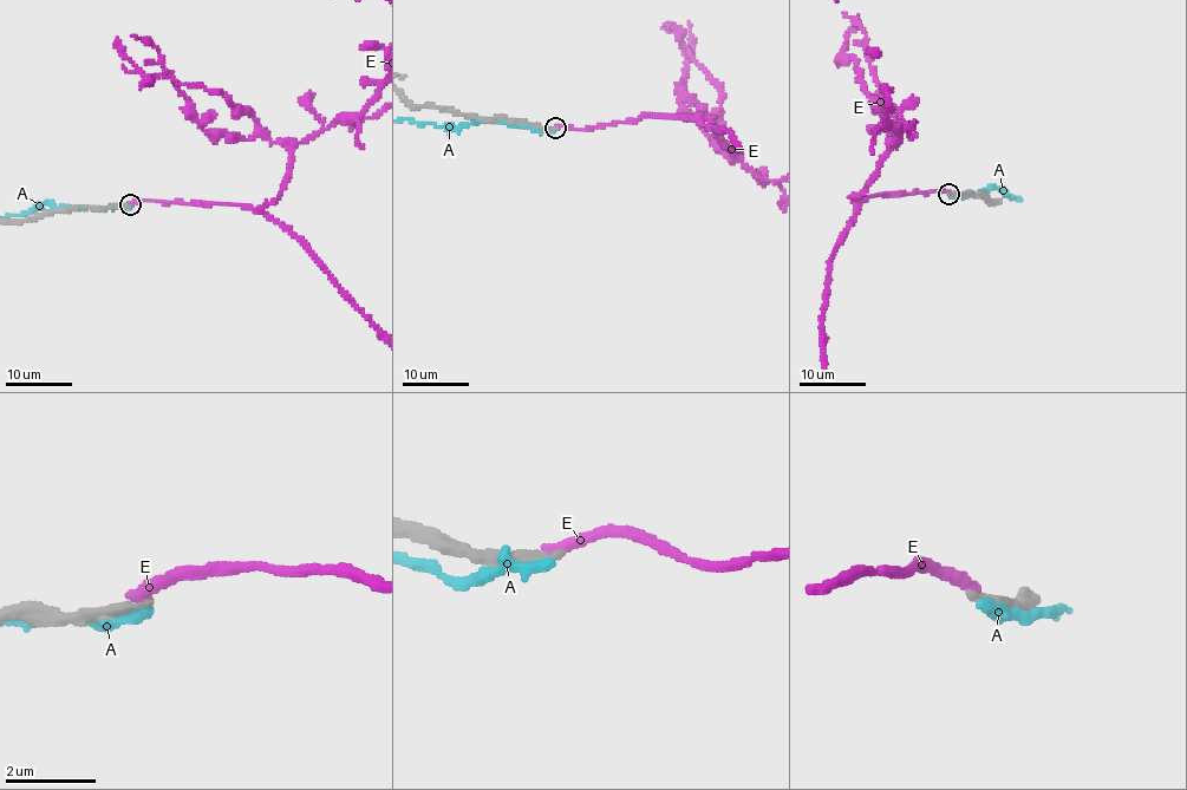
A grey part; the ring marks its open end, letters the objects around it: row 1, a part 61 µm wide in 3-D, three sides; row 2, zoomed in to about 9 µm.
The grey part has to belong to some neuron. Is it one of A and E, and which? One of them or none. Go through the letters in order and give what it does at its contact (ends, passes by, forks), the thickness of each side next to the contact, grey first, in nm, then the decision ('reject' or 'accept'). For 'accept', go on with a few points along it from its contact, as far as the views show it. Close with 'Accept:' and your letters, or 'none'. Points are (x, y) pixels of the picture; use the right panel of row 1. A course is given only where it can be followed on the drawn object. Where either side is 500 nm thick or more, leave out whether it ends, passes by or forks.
A: it ends | 360/360 nm | reject
E: it ends | 220/260 nm | reject
Accept: none

